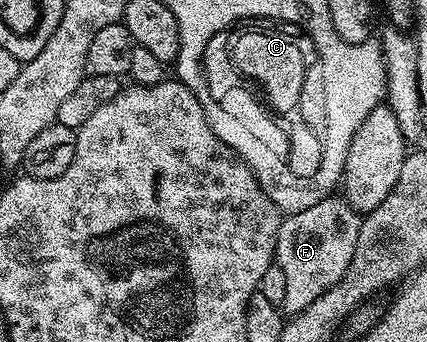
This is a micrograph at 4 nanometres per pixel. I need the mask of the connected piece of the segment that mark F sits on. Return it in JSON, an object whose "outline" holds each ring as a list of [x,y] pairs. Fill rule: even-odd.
{"outline":[[[340,196],[326,197],[308,210],[283,219],[277,234],[275,263],[287,279],[287,293],[280,305],[285,315],[302,312],[343,277],[355,256],[360,224],[361,215]]]}

